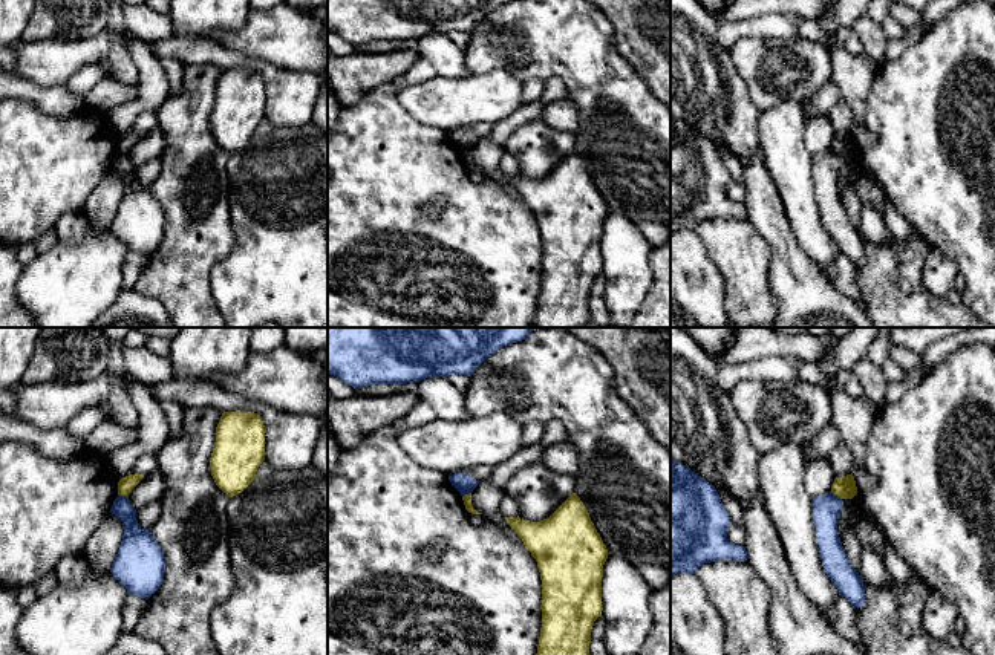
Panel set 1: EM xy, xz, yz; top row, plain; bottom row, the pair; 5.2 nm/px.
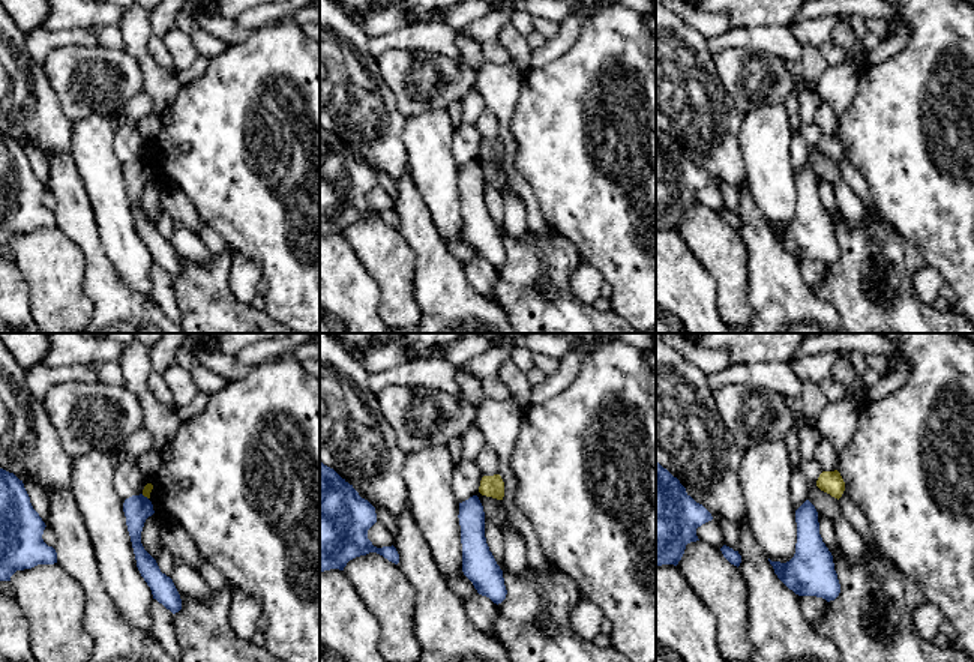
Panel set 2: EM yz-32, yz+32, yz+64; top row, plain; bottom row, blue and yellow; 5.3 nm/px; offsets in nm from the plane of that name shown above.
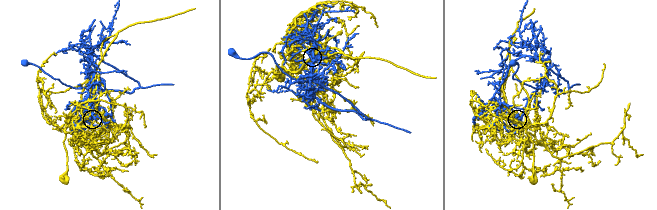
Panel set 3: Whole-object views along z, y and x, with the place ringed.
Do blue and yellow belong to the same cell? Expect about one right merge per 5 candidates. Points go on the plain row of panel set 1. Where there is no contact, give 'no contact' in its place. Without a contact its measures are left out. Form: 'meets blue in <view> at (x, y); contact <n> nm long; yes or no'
meets blue in yz at (836, 153); contact 80 nm long; no

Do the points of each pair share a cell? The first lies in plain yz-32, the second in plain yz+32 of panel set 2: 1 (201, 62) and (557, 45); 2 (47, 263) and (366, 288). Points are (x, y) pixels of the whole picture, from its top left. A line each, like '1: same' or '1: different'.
1: same
2: different

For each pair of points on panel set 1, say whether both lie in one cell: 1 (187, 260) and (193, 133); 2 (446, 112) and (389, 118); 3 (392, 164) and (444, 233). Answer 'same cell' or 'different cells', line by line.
1: same cell
2: different cells
3: same cell

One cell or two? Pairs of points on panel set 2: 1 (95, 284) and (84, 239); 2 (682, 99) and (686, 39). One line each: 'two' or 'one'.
1: one
2: one

